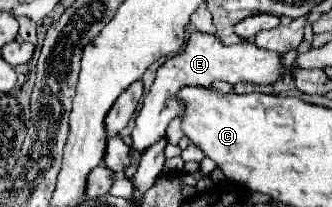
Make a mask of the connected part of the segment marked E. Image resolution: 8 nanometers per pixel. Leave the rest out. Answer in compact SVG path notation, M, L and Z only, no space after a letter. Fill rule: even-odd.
M193 33L185 49L179 51L175 57L167 59L159 67L155 83L151 85L151 91L145 95L143 109L139 117L135 119L135 129L131 135L133 149L145 151L153 143L157 143L165 135L167 125L183 113L185 103L181 103L181 99L177 97L179 89L183 87L211 89L213 81L225 81L229 85L235 85L235 83L275 85L283 75L289 75L289 69L283 65L283 57L279 57L275 51L261 49L253 41L241 41L237 45L223 45L215 35Z

